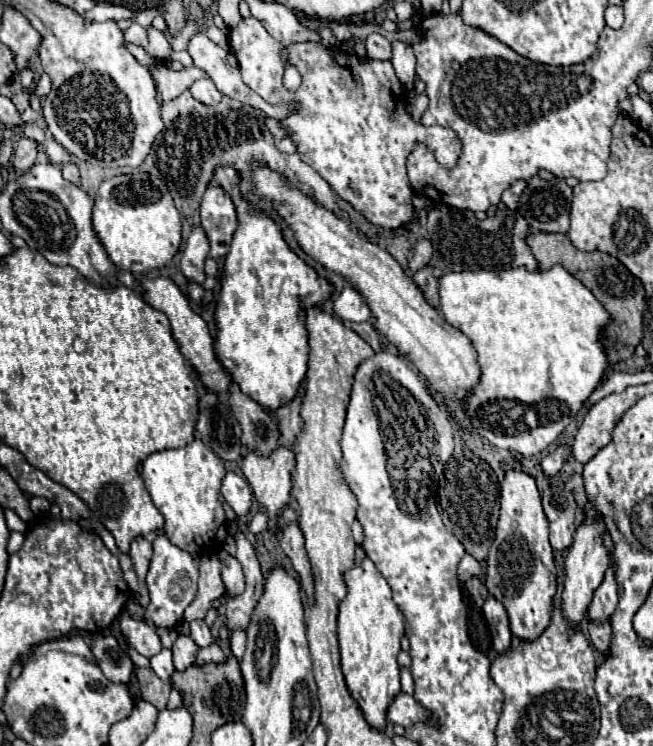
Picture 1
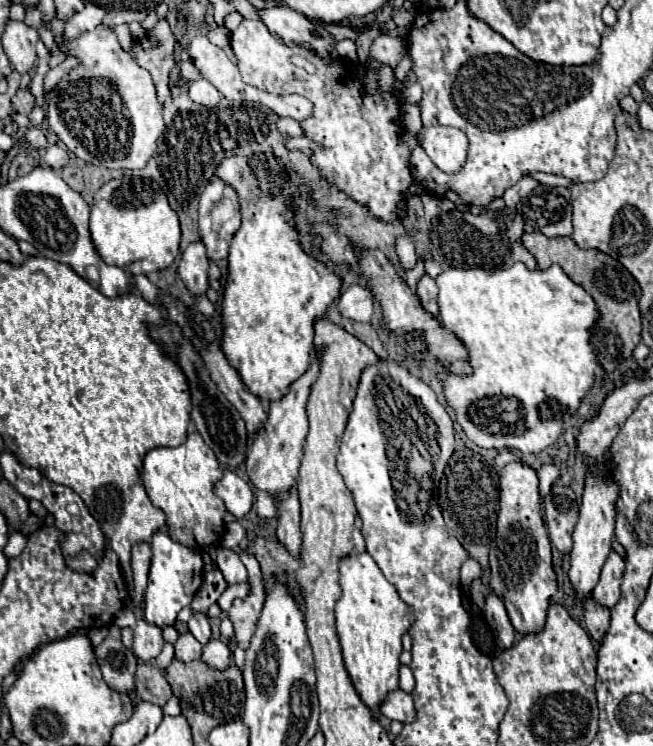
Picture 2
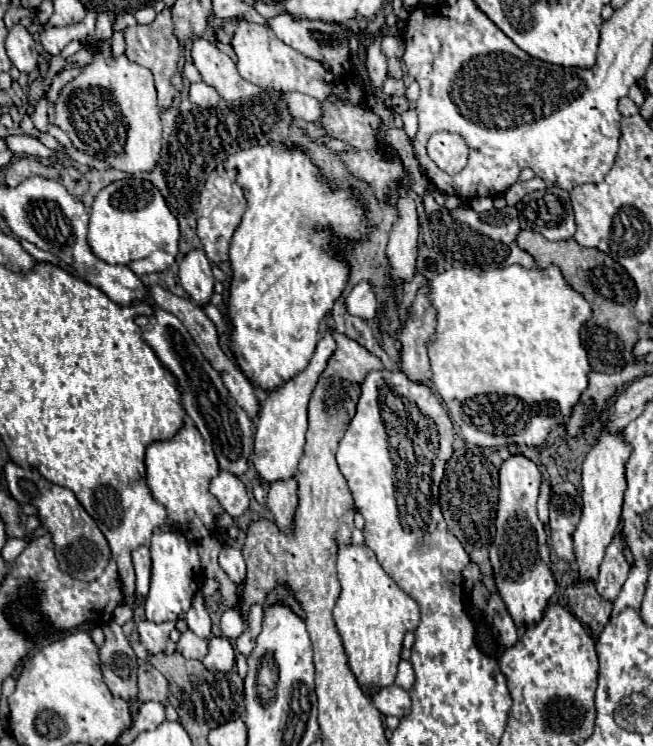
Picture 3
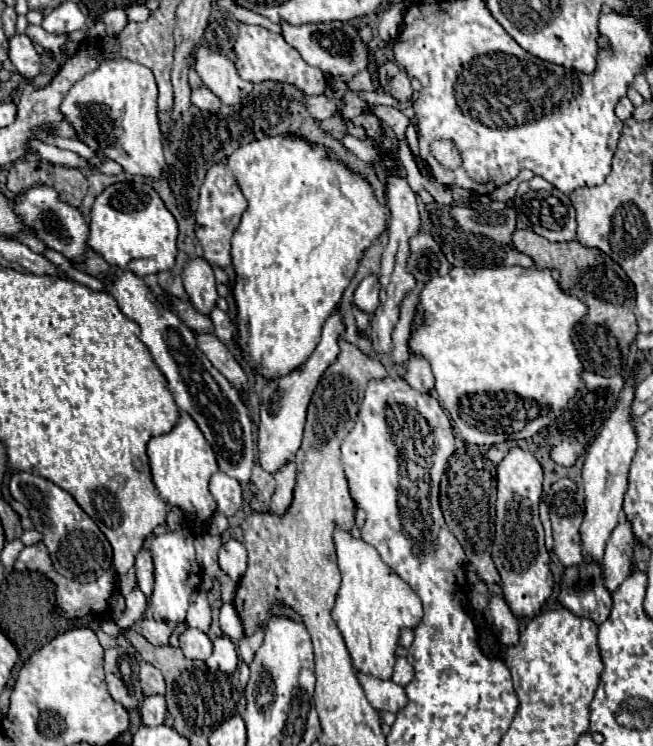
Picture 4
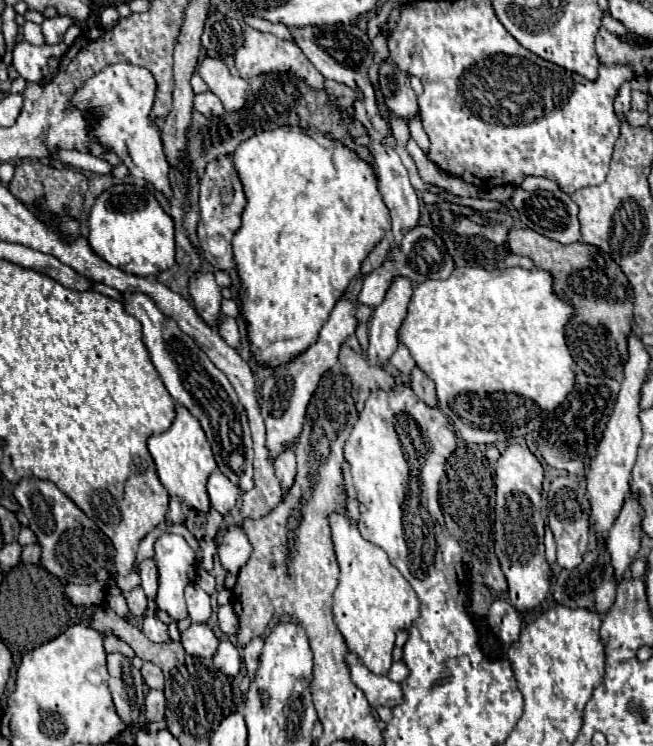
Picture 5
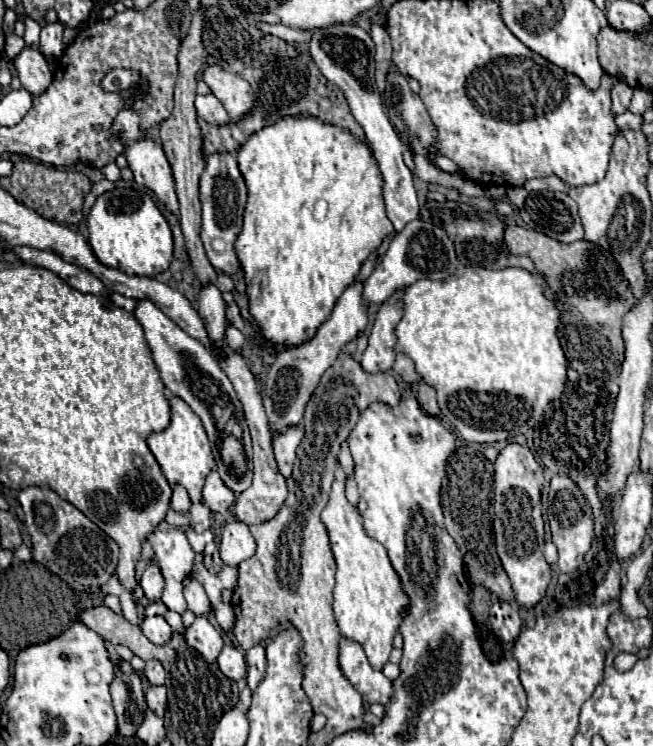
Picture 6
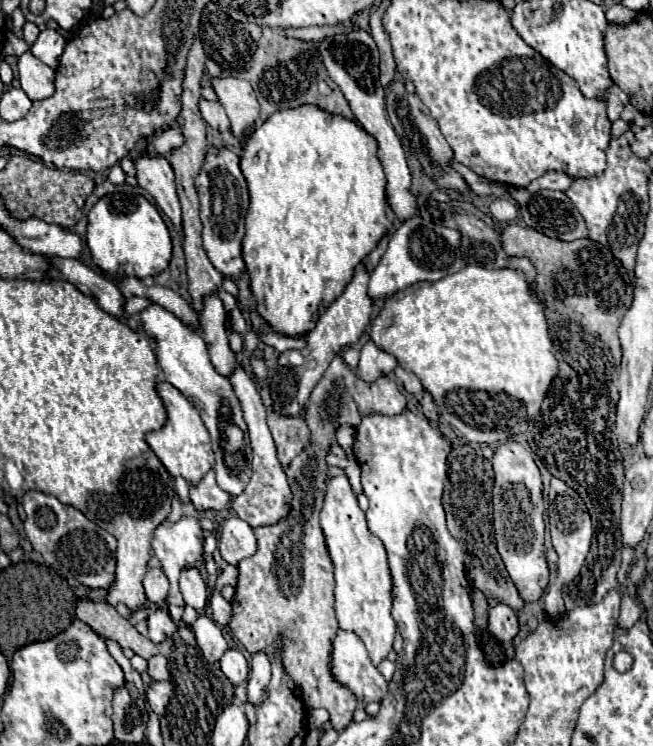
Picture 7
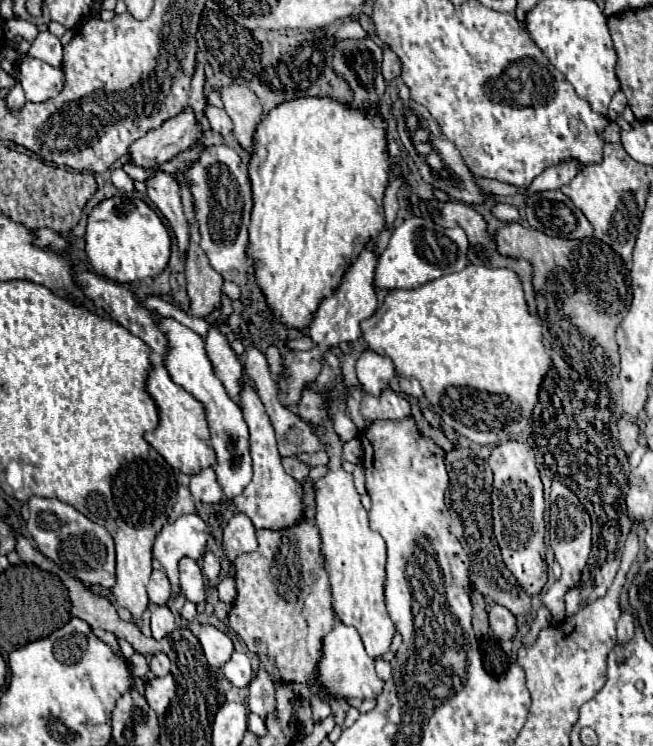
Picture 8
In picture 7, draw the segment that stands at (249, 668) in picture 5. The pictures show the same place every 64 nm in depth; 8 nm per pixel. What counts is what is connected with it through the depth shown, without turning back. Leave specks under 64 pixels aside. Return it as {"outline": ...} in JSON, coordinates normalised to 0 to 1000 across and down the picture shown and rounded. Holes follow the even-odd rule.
{"outline":[[[404,874],[386,877],[386,901],[380,909],[380,941],[398,946],[407,938],[407,920],[413,914],[413,887]]]}

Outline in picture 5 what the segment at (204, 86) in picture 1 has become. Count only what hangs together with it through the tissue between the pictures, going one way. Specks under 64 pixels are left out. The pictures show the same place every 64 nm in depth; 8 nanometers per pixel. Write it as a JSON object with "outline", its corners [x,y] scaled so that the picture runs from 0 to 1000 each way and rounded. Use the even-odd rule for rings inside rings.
{"outline":[[[312,123],[312,126],[300,126],[297,131],[297,145],[312,153],[315,158],[337,158],[343,155],[343,142],[340,137],[325,126],[325,123]]]}

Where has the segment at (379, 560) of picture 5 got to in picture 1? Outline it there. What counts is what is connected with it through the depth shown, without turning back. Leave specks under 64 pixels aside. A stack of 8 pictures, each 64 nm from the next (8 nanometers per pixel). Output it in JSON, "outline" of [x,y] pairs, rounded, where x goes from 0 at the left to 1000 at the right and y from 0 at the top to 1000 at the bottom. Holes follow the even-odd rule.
{"outline":[[[557,748],[551,756],[527,767],[527,780],[533,788],[530,802],[518,810],[518,858],[521,858],[521,874],[524,874],[524,901],[533,917],[533,925],[539,928],[542,938],[554,949],[560,965],[567,973],[588,979],[591,960],[588,949],[600,941],[600,933],[613,928],[613,893],[609,893],[609,877],[613,877],[613,855],[619,853],[619,823],[600,804],[600,788],[588,777],[588,772],[579,767],[573,753],[567,748]]]}

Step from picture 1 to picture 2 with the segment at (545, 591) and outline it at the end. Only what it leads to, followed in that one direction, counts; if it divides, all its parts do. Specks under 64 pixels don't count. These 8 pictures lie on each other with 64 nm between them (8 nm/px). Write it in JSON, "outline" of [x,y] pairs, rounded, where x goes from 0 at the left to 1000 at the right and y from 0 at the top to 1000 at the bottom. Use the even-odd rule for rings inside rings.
{"outline":[[[781,619],[766,633],[766,684],[760,721],[750,732],[750,764],[750,786],[772,804],[778,823],[766,804],[744,804],[741,823],[747,836],[763,845],[769,869],[781,869],[787,863],[787,842],[796,850],[830,845],[842,799],[851,796],[851,769],[845,764],[842,724],[824,673],[824,635],[802,619]]]}

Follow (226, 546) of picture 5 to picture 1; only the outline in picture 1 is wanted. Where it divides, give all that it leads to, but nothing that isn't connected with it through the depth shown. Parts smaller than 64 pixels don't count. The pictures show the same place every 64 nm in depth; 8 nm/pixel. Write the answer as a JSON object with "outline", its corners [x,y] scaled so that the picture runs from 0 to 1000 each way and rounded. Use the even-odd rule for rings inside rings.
{"outline":[[[337,737],[334,751],[340,756],[340,777],[343,777],[346,791],[355,799],[371,796],[374,794],[374,767],[371,767],[371,756],[358,745],[352,745],[346,737]]]}

